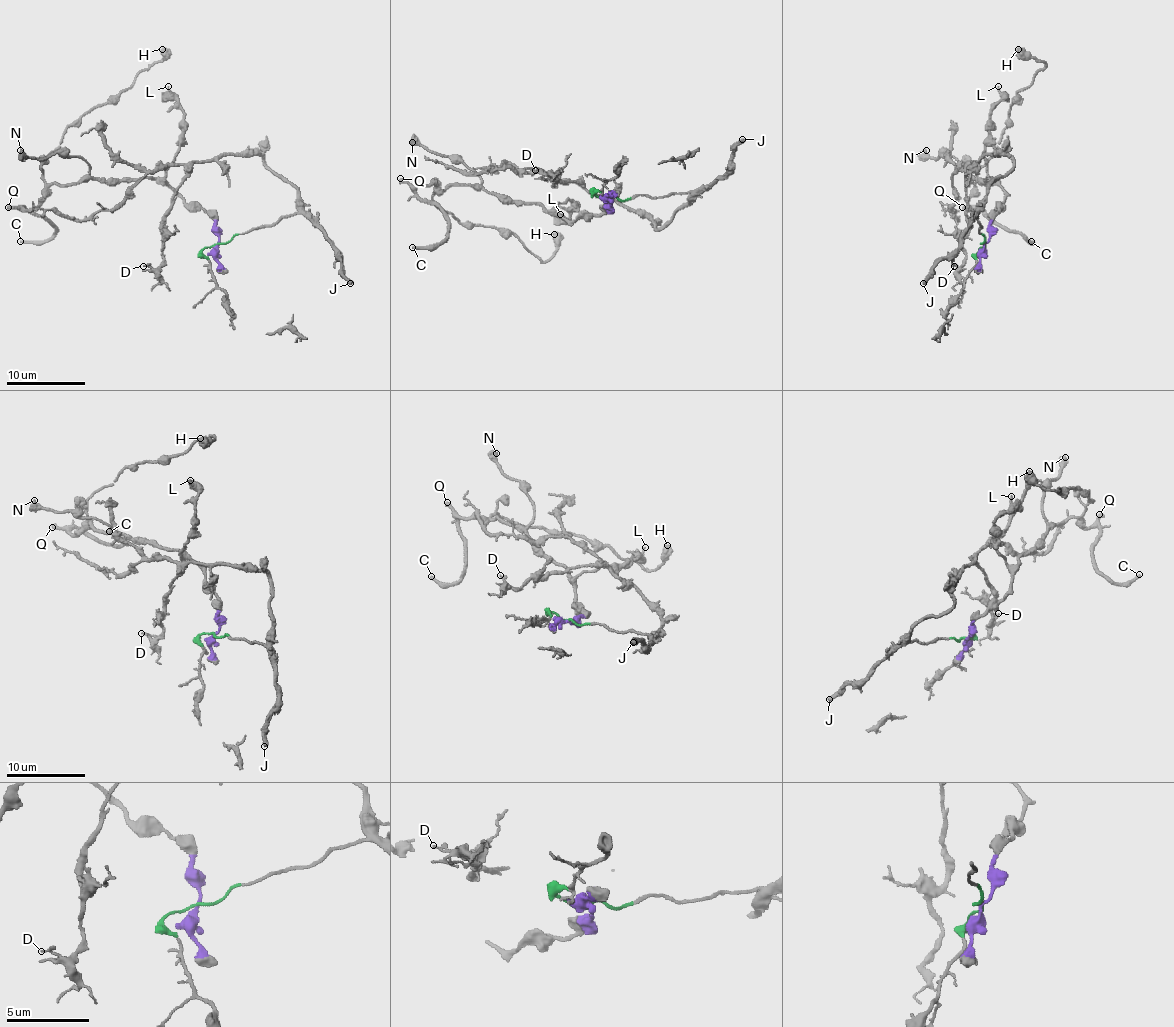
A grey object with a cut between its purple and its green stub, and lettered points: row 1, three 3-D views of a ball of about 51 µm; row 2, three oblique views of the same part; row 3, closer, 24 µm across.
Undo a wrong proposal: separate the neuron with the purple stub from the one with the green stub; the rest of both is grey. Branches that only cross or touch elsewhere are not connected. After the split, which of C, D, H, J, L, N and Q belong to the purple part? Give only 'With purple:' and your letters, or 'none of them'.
With purple: C, H, L, N, Q

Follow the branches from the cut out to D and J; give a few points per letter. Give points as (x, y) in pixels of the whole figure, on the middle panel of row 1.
D: (608, 200), (689, 196), (657, 229), (578, 182), (554, 184), (554, 176), (554, 182), (535, 170)
J: (608, 200), (626, 200), (640, 194), (661, 198), (701, 192), (731, 168), (733, 148), (743, 138)

